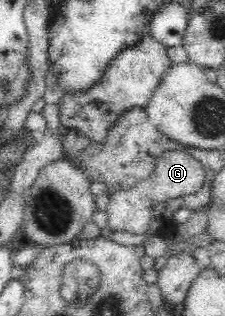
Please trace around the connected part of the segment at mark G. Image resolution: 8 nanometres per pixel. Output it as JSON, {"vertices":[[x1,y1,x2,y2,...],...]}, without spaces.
{"vertices":[[172,149,165,151,157,161,155,171,146,179,136,183,132,189,118,191,109,197,107,212,110,229,114,232,130,232,138,236,148,236,153,229,154,202,178,198,185,194,194,194,204,185,205,177,203,165,194,159,188,150]]}

